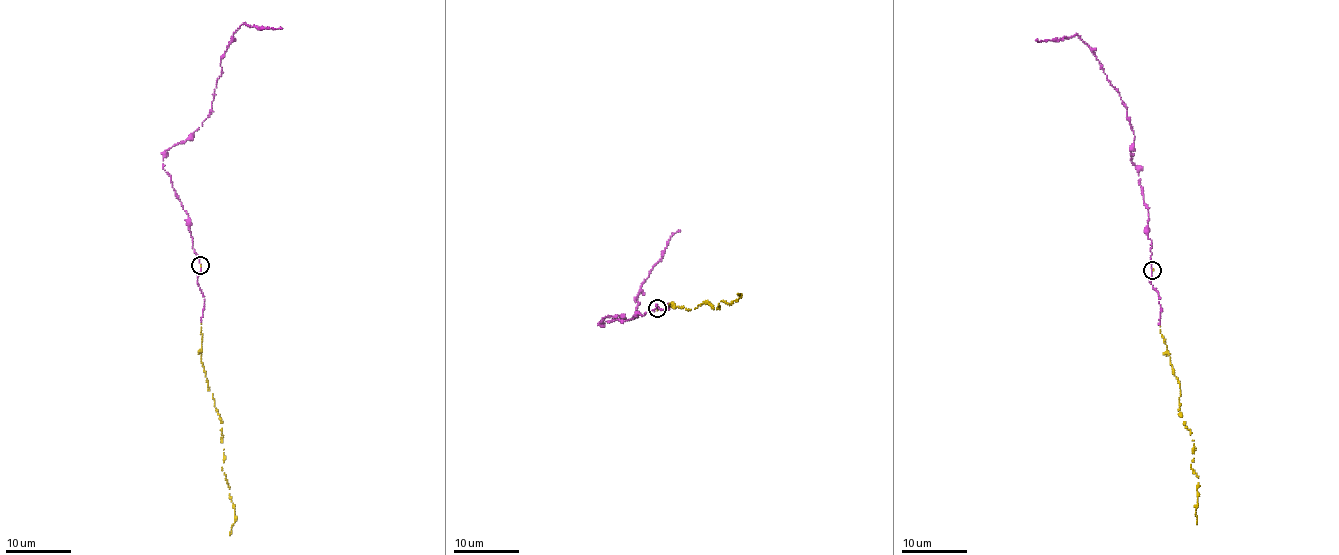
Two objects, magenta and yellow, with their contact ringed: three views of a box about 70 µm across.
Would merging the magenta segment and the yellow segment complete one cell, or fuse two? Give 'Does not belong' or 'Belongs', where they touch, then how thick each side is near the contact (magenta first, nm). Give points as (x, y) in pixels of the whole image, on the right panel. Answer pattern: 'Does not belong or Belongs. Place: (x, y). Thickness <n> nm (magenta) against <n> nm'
Belongs. Place: (1152, 270). Thickness 190 nm (magenta) against 140 nm

